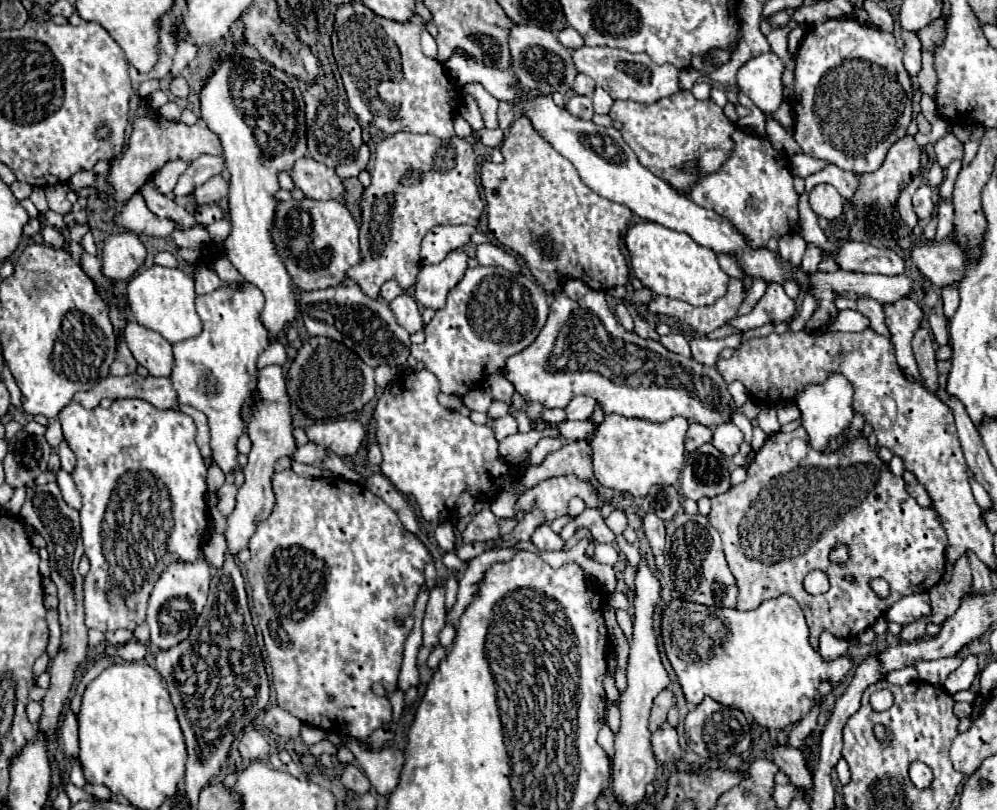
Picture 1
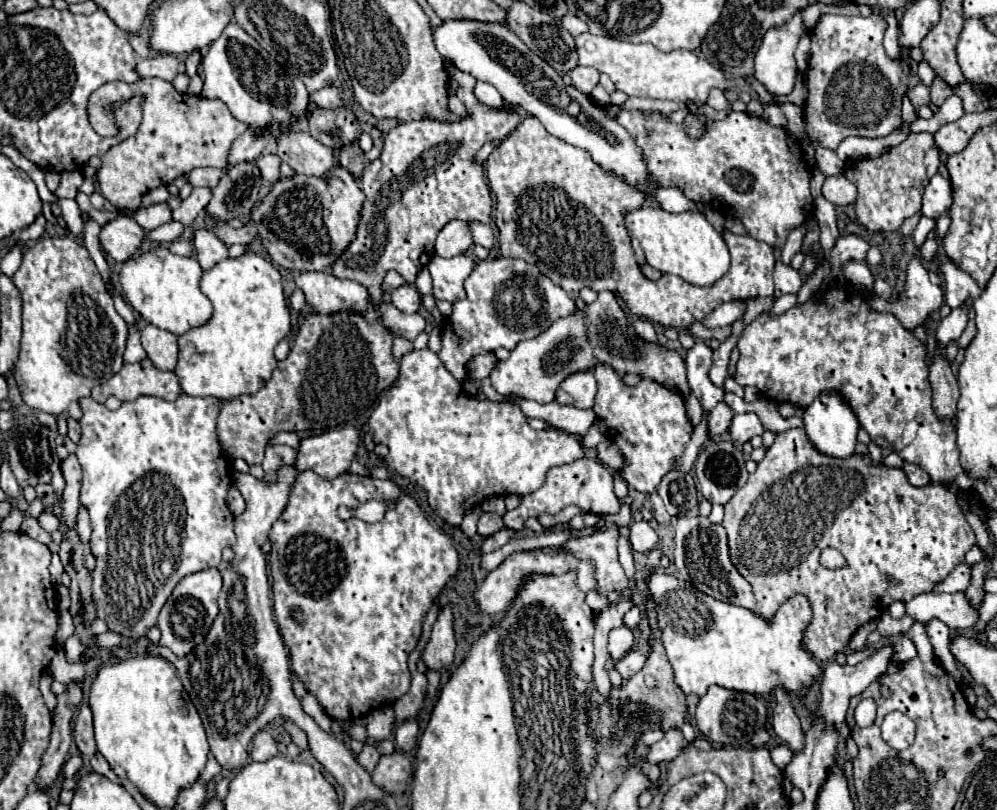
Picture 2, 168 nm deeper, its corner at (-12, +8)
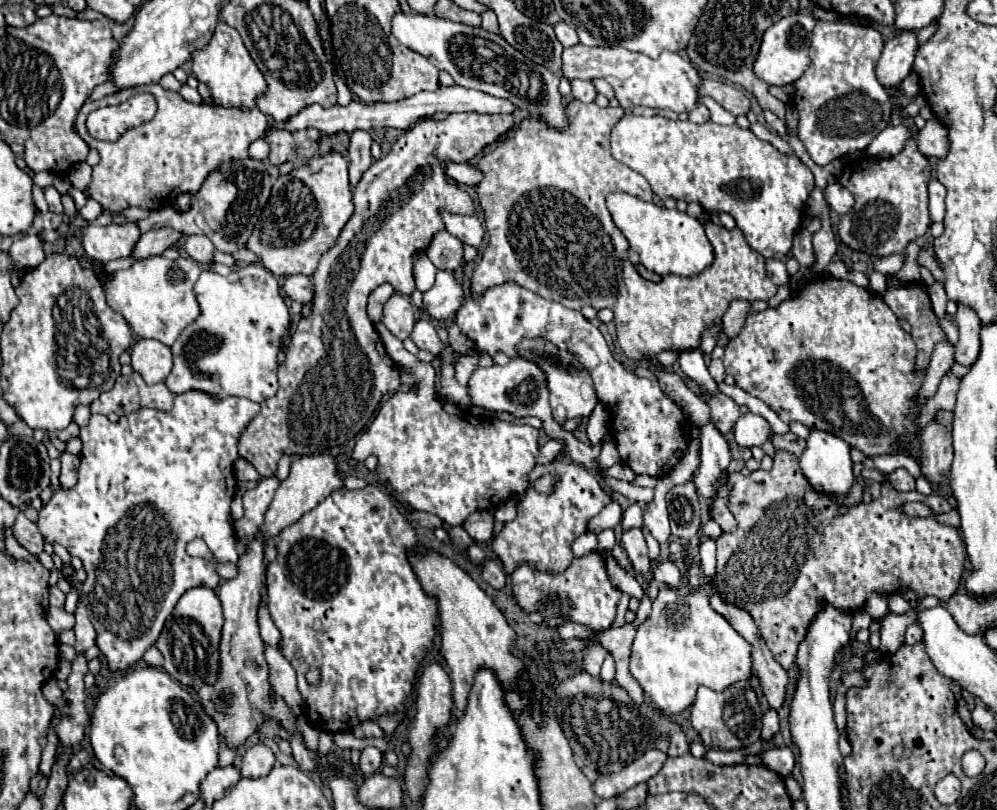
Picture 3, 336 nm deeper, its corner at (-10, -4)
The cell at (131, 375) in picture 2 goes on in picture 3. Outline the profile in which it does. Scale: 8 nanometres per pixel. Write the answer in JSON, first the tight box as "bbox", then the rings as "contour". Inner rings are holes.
{"bbox":[90,374,174,416],"contour":[[[140,374],[120,376],[112,390],[102,392],[98,400],[90,404],[92,414],[110,414],[116,412],[118,416],[128,416],[132,410],[138,408],[156,408],[156,410],[170,410],[174,394],[166,388],[164,382],[148,386]]]}

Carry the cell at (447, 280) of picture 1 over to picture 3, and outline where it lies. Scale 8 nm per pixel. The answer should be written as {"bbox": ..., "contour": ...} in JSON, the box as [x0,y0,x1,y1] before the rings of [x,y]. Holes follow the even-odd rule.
{"bbox":[424,270,464,322],"contour":[[[440,270],[436,274],[434,286],[424,294],[426,314],[432,320],[444,322],[458,312],[458,308],[462,306],[462,298],[464,298],[464,290],[456,282],[454,274]]]}

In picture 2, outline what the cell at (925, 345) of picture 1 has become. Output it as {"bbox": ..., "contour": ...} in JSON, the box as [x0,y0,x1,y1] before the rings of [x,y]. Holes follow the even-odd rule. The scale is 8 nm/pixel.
{"bbox":[930,352,958,418],"contour":[[[938,352],[932,358],[930,364],[930,384],[932,384],[932,396],[934,396],[934,410],[940,418],[950,418],[956,412],[958,402],[958,382],[956,376],[950,370],[948,358]]]}

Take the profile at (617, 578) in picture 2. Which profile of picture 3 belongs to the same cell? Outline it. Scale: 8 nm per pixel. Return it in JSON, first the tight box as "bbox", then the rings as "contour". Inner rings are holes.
{"bbox":[510,552,622,630],"contour":[[[598,552],[588,554],[584,558],[574,558],[570,568],[558,576],[534,570],[528,564],[520,564],[510,576],[510,584],[518,606],[526,612],[544,612],[546,614],[544,626],[548,628],[556,628],[566,622],[576,622],[590,630],[606,630],[612,626],[616,618],[616,606],[622,596],[622,592],[614,588],[612,582],[608,580],[604,560],[600,558]],[[562,600],[570,602],[570,610],[564,612]]]}

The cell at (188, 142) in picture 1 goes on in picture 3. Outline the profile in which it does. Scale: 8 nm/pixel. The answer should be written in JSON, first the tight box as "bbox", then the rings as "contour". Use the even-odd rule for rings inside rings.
{"bbox":[78,84,268,212],"contour":[[[160,84],[128,88],[102,100],[86,102],[78,112],[78,134],[100,152],[100,162],[92,168],[88,194],[106,212],[118,212],[128,206],[160,210],[172,206],[184,192],[198,192],[202,180],[224,160],[242,160],[248,156],[248,146],[262,138],[268,118],[256,108],[222,108],[212,104],[186,102],[178,92],[164,90]],[[138,92],[150,92],[156,98],[158,110],[150,122],[126,130],[114,142],[100,142],[86,130],[86,116],[102,106],[122,104]]]}

